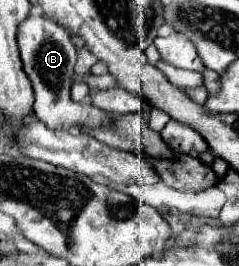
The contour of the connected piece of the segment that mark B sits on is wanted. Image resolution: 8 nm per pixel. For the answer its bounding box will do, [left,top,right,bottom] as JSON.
[17,17,113,131]

